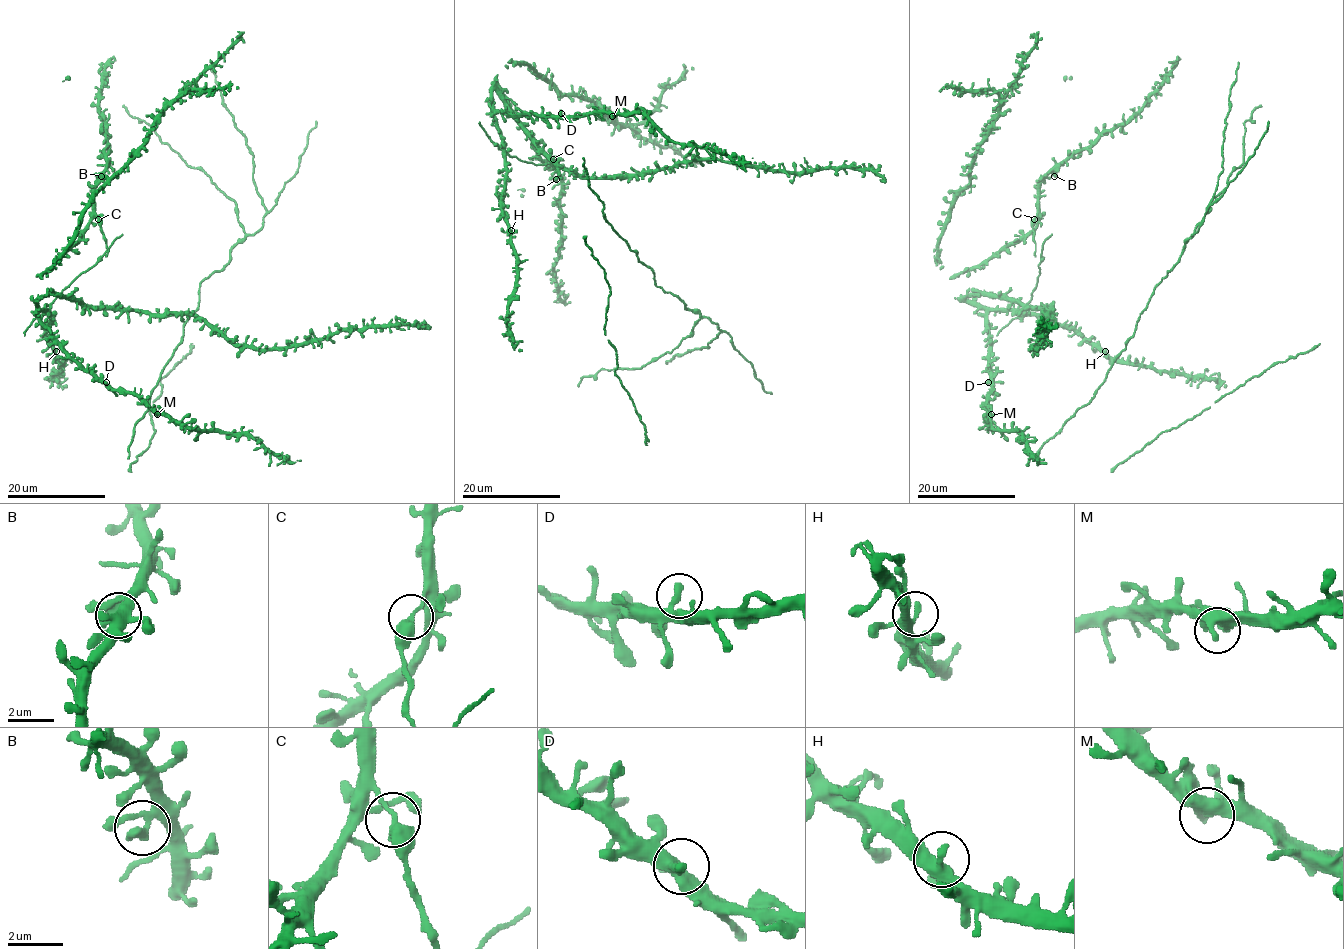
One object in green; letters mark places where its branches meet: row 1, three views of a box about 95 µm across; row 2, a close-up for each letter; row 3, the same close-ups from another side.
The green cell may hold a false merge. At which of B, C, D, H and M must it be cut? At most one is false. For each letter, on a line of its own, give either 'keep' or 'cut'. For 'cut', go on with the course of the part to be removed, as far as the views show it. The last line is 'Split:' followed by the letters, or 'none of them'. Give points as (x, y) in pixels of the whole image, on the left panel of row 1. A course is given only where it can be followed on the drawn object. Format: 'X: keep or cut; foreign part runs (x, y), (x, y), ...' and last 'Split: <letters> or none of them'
B: keep
C: cut; foreign part runs (98, 219), (108, 250), (106, 256)
D: keep
H: keep
M: keep
Split: C

